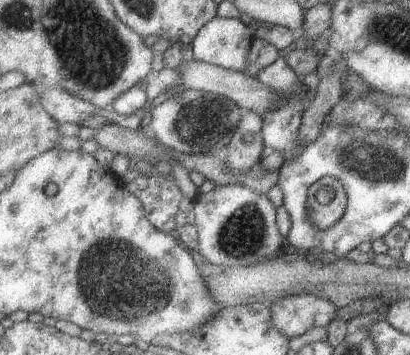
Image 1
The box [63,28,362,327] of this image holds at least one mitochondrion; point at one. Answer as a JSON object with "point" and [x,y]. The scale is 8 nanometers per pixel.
{"point":[119,278]}

